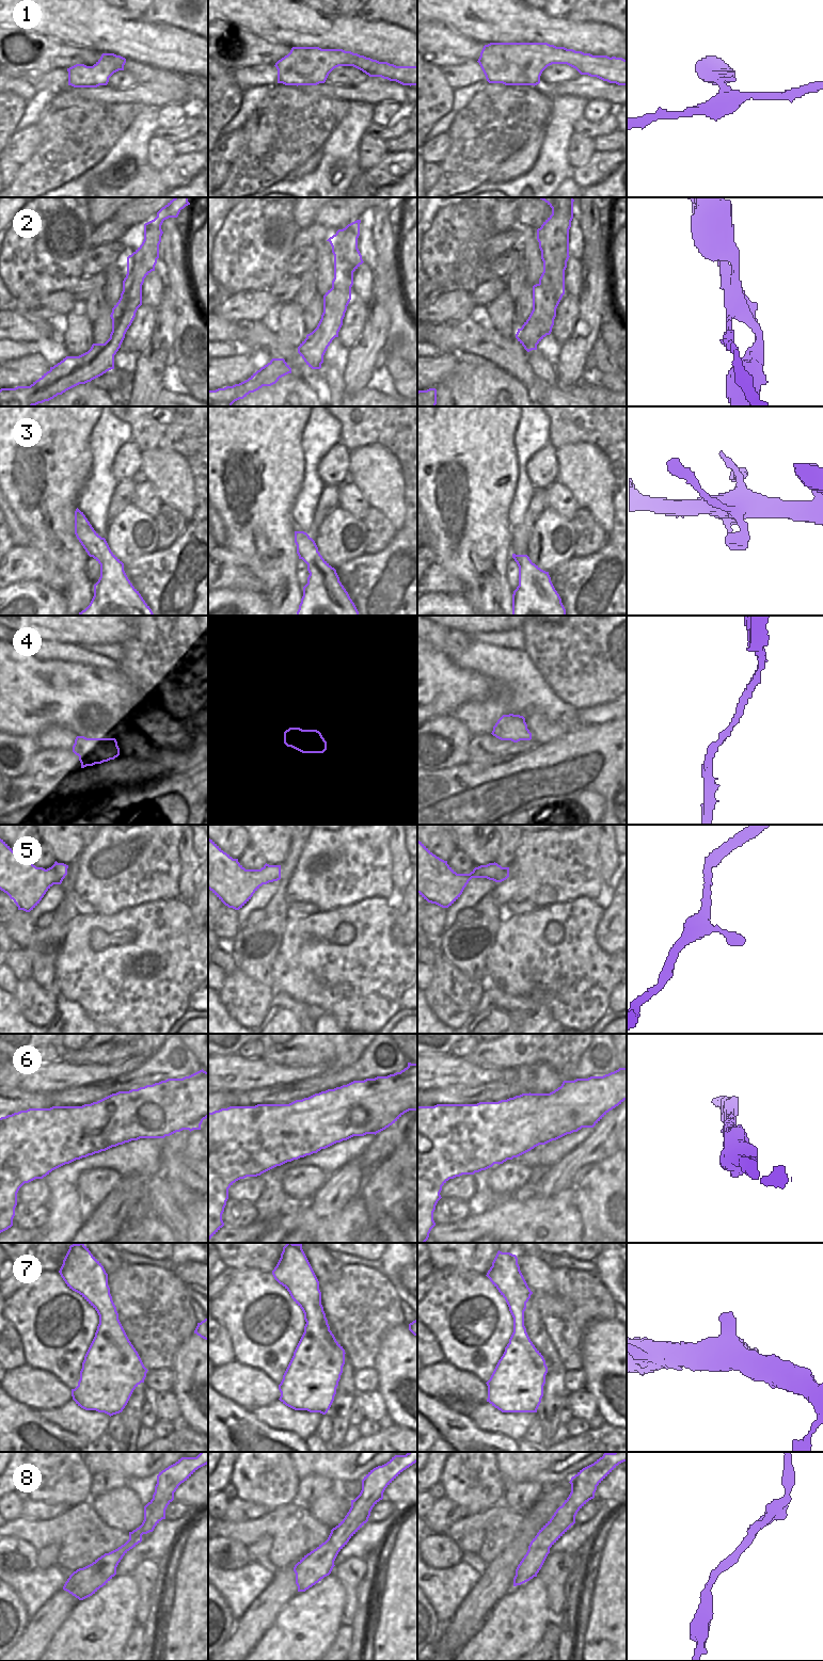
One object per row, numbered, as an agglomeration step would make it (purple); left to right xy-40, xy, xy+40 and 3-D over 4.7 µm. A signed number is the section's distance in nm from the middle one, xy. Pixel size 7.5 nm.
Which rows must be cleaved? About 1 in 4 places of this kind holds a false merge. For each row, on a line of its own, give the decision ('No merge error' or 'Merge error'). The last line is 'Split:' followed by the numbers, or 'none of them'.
1: No merge error
2: Merge error
3: No merge error
4: No merge error
5: No merge error
6: No merge error
7: No merge error
8: No merge error
Split: 2

